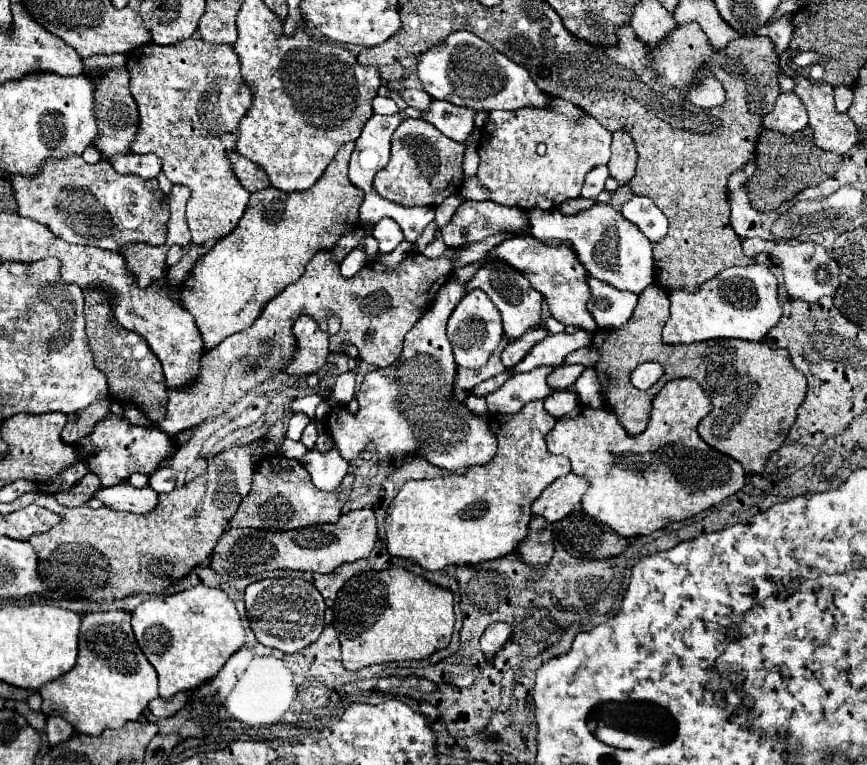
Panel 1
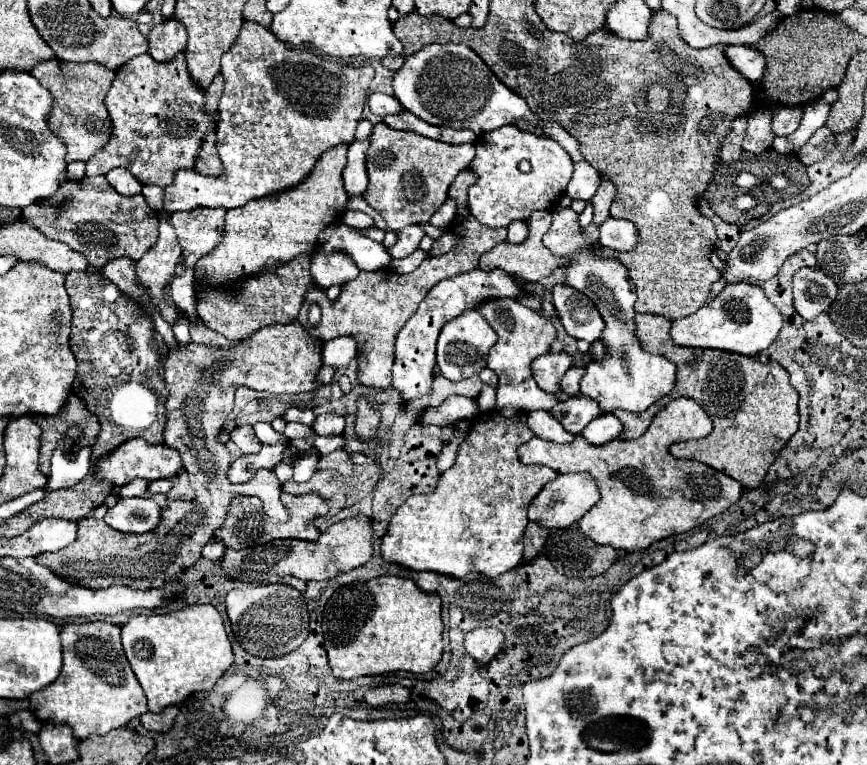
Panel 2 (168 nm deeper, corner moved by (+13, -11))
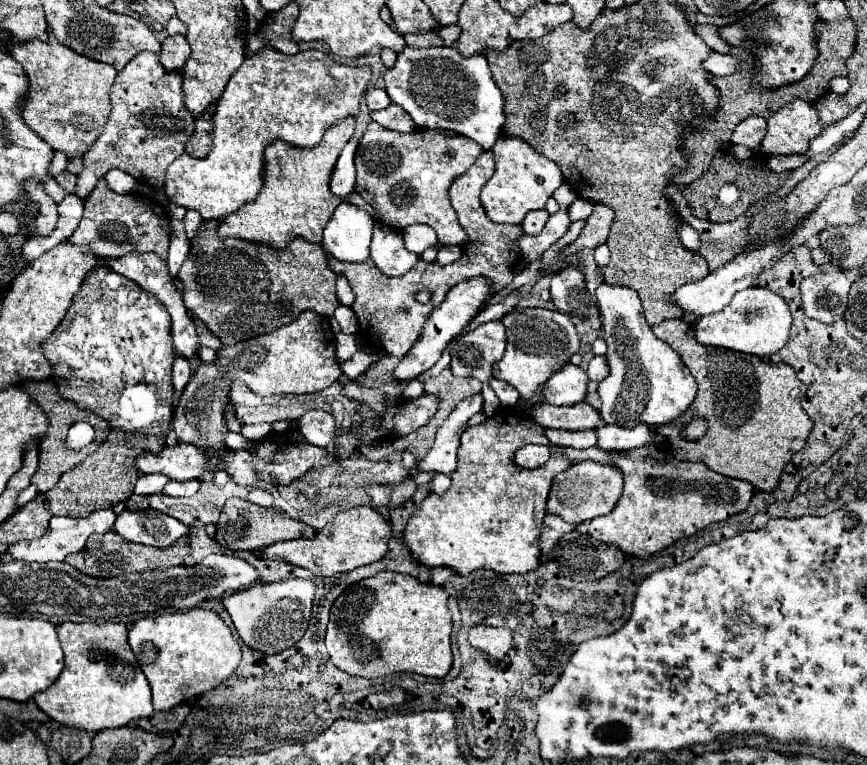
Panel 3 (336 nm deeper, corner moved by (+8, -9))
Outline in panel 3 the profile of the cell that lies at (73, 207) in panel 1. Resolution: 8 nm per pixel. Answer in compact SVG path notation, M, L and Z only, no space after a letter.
M99 180L91 196L85 200L83 218L69 242L89 246L101 258L115 258L125 252L155 252L165 260L169 248L169 214L167 208L153 198L115 194L107 188L105 180Z

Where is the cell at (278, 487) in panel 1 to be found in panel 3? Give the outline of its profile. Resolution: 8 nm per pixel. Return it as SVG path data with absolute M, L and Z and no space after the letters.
M229 498L223 506L219 522L217 522L215 542L229 550L261 550L261 548L267 548L281 540L313 538L313 536L315 536L315 530L301 520L293 520L283 514L269 512L269 510L259 508L259 506L255 506L247 500L241 500L241 498Z

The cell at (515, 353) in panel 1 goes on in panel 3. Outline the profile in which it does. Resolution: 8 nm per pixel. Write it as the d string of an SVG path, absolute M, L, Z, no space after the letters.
M491 378L491 388L495 390L495 394L499 396L499 400L501 400L503 406L515 406L517 404L519 394L507 382L501 382L497 378Z

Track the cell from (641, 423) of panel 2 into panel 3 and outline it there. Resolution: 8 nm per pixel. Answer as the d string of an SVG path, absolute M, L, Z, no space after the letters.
M681 318L661 322L653 328L653 334L667 342L697 378L699 392L685 422L695 416L707 422L707 432L699 440L681 438L681 418L673 424L655 428L669 438L675 448L669 448L673 458L703 462L713 472L745 480L757 490L773 492L783 468L789 464L791 456L805 446L813 430L813 420L801 408L807 386L795 376L795 370L787 364L767 364L757 356L701 346L693 336L693 326Z

